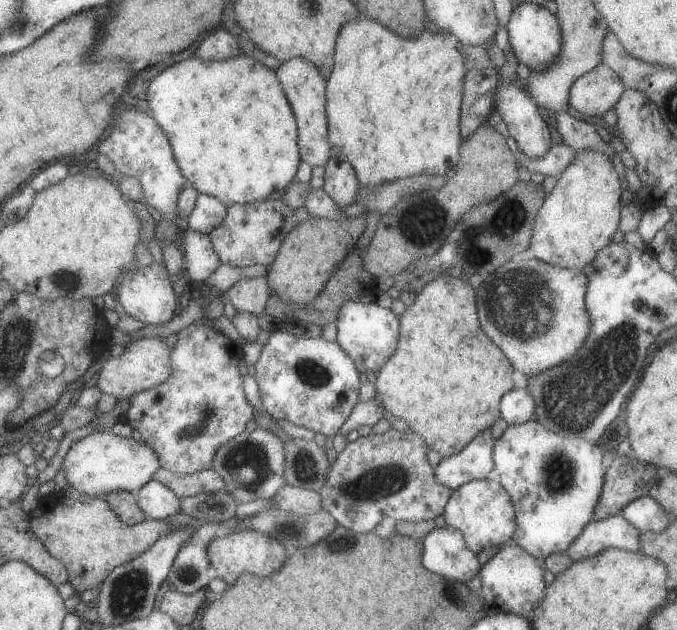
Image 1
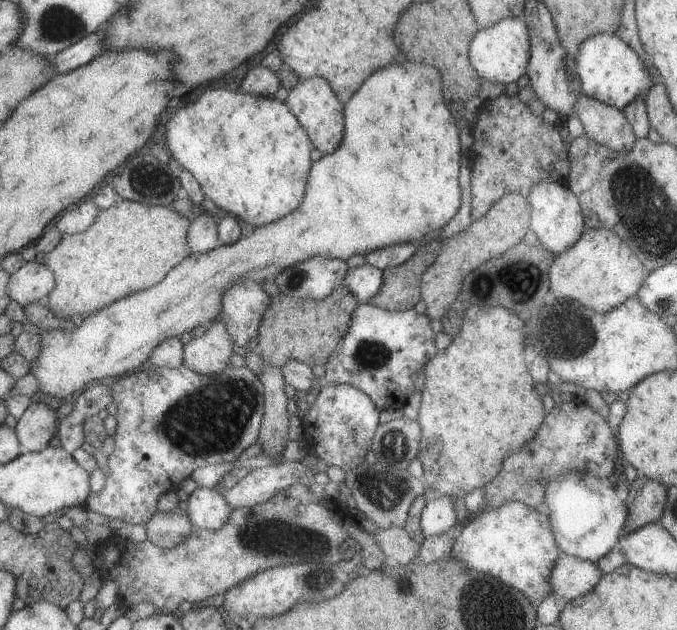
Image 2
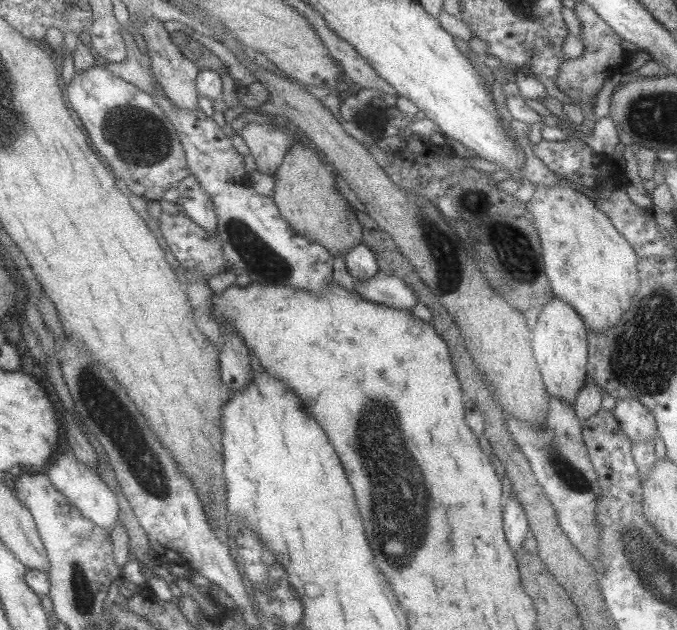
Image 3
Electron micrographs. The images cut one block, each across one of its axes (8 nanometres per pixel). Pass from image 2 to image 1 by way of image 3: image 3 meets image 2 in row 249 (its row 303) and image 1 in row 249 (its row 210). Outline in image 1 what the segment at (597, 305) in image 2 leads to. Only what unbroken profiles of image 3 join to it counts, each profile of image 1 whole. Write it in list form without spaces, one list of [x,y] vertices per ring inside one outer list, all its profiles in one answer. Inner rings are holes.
[[[575,150],[572,164],[563,170],[552,192],[546,194],[542,208],[535,218],[531,248],[538,260],[567,269],[583,270],[598,256],[600,250],[612,243],[621,219],[620,195],[623,192],[620,176],[610,158],[593,150]]]

